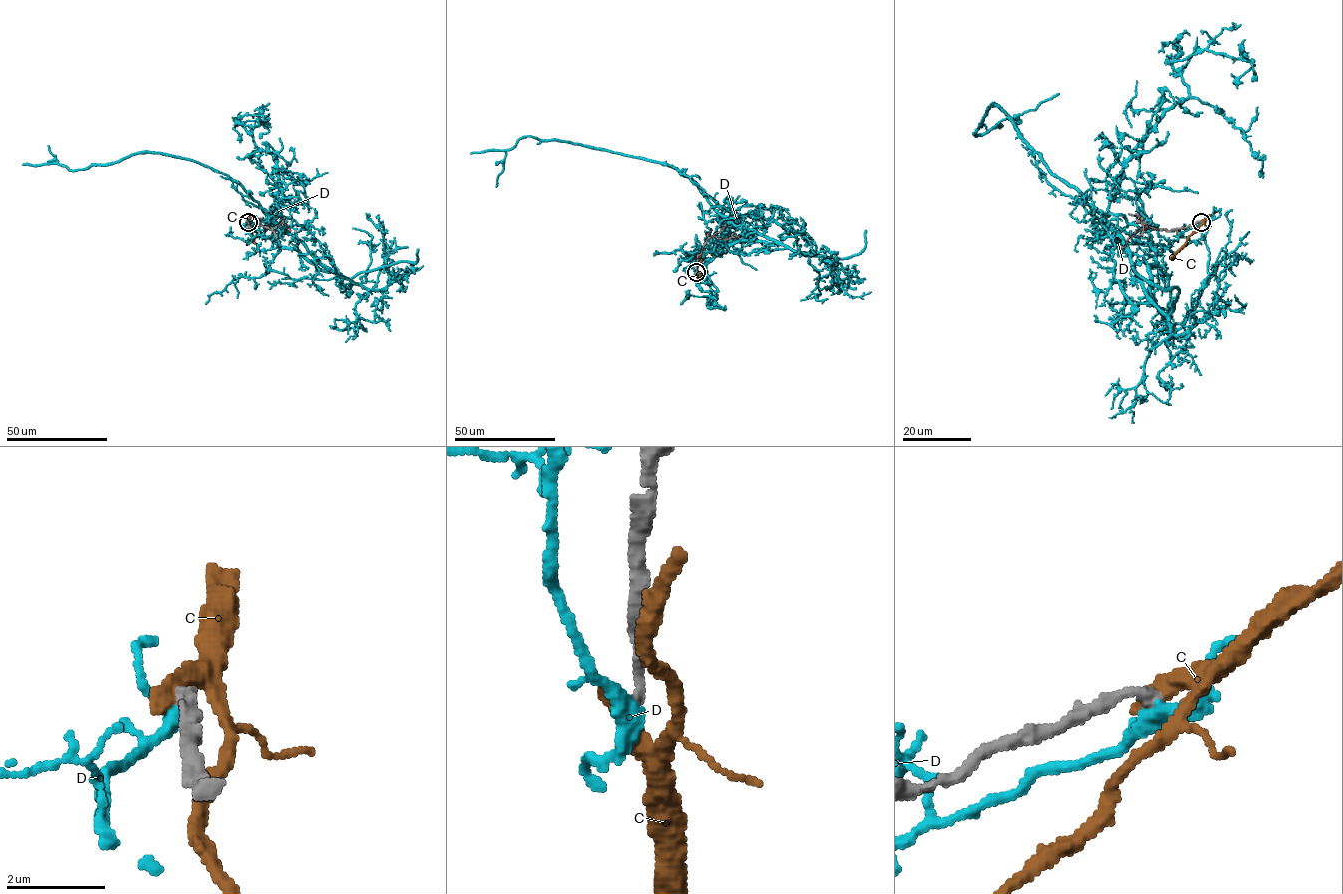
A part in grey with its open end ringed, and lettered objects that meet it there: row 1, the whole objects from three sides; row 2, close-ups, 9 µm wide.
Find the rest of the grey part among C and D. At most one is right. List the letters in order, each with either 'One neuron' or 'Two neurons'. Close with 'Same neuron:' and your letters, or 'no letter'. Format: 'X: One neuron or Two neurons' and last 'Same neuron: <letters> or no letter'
C: Two neurons
D: Two neurons
Same neuron: no letter

